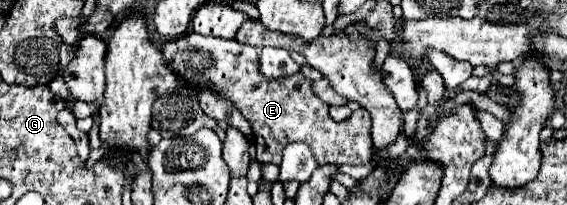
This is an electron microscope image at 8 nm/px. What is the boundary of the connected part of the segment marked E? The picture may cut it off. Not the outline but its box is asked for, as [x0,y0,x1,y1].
[161,35,353,165]

